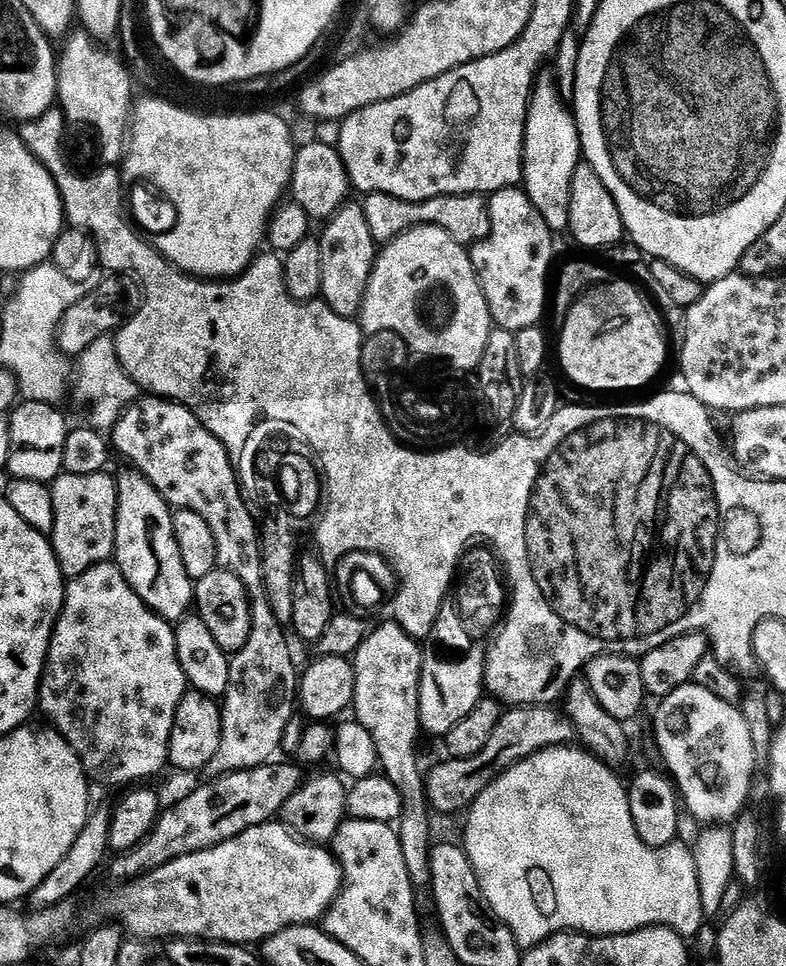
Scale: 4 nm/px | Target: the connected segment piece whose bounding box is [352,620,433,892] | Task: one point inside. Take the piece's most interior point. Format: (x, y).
(388, 663)

